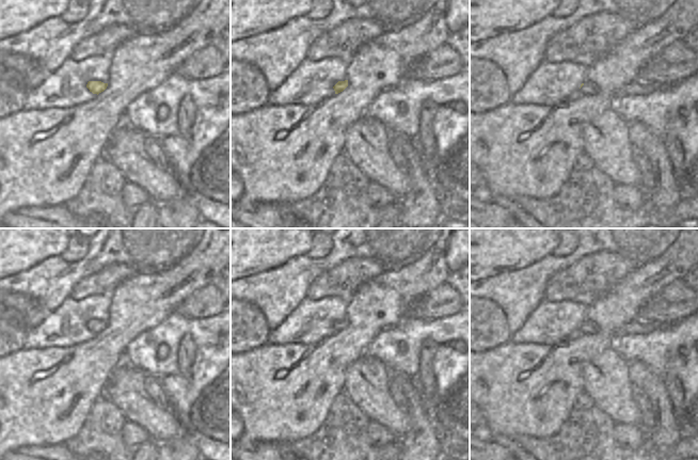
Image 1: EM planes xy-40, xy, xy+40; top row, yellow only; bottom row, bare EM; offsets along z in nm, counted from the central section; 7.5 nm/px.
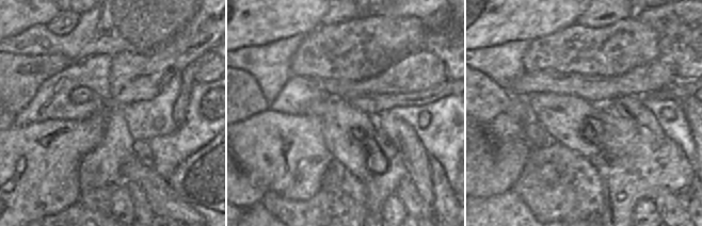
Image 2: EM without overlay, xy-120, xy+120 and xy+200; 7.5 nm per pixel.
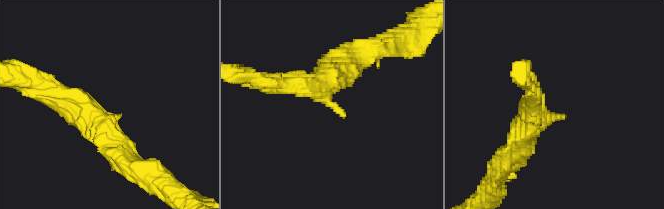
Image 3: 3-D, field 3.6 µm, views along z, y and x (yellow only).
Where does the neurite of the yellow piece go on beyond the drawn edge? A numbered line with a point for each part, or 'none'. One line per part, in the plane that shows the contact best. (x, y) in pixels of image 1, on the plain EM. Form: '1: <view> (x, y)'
1: xy+40 (588, 328)

